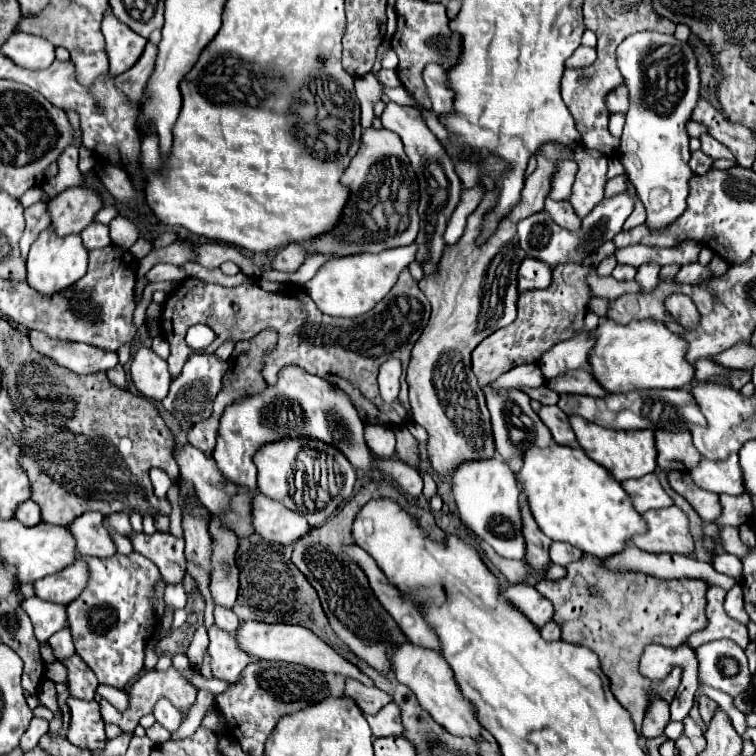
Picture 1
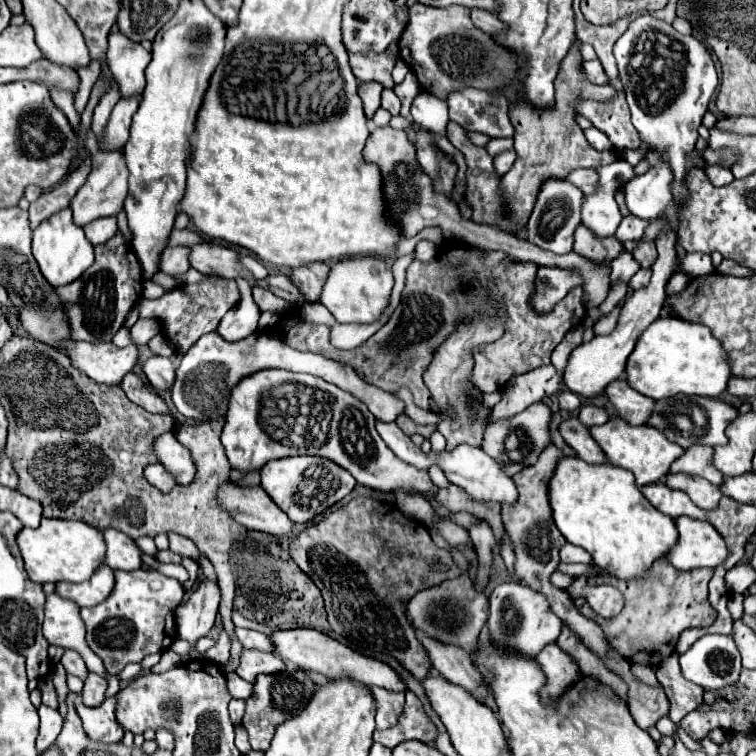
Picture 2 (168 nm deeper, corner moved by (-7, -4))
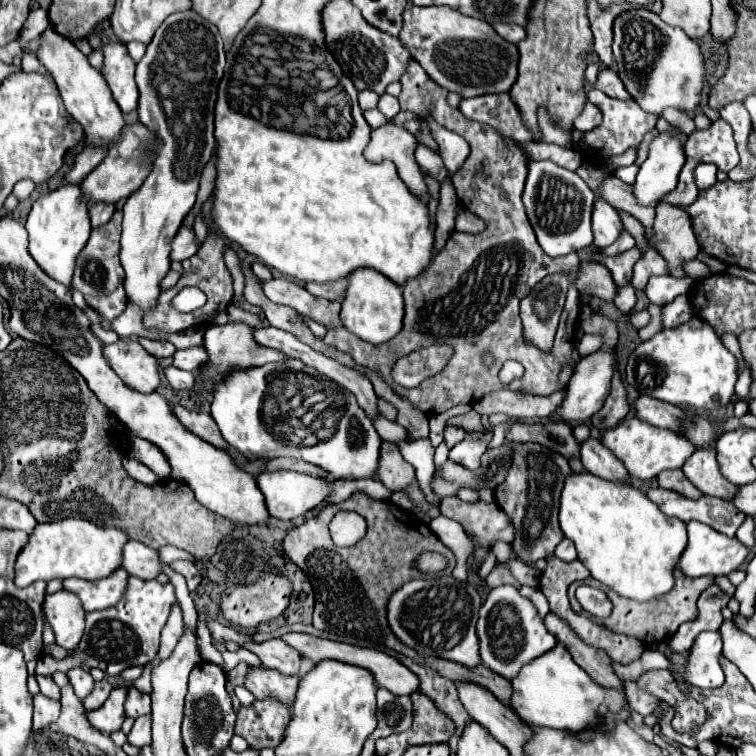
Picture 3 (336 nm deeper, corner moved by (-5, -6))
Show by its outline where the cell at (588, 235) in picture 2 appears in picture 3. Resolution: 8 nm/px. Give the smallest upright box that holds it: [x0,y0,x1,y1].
[592,248,642,286]

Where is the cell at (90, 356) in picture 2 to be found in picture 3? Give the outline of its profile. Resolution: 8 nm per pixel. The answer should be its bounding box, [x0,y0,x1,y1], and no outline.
[104,340,160,392]

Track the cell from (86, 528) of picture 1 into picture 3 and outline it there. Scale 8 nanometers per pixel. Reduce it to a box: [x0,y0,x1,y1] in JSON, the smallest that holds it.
[122,540,162,580]

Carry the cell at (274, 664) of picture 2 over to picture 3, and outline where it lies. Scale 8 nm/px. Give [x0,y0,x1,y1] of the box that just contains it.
[244,668,298,706]

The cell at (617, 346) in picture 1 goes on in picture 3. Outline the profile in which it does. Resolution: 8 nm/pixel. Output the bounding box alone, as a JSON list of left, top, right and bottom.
[626,316,738,410]

